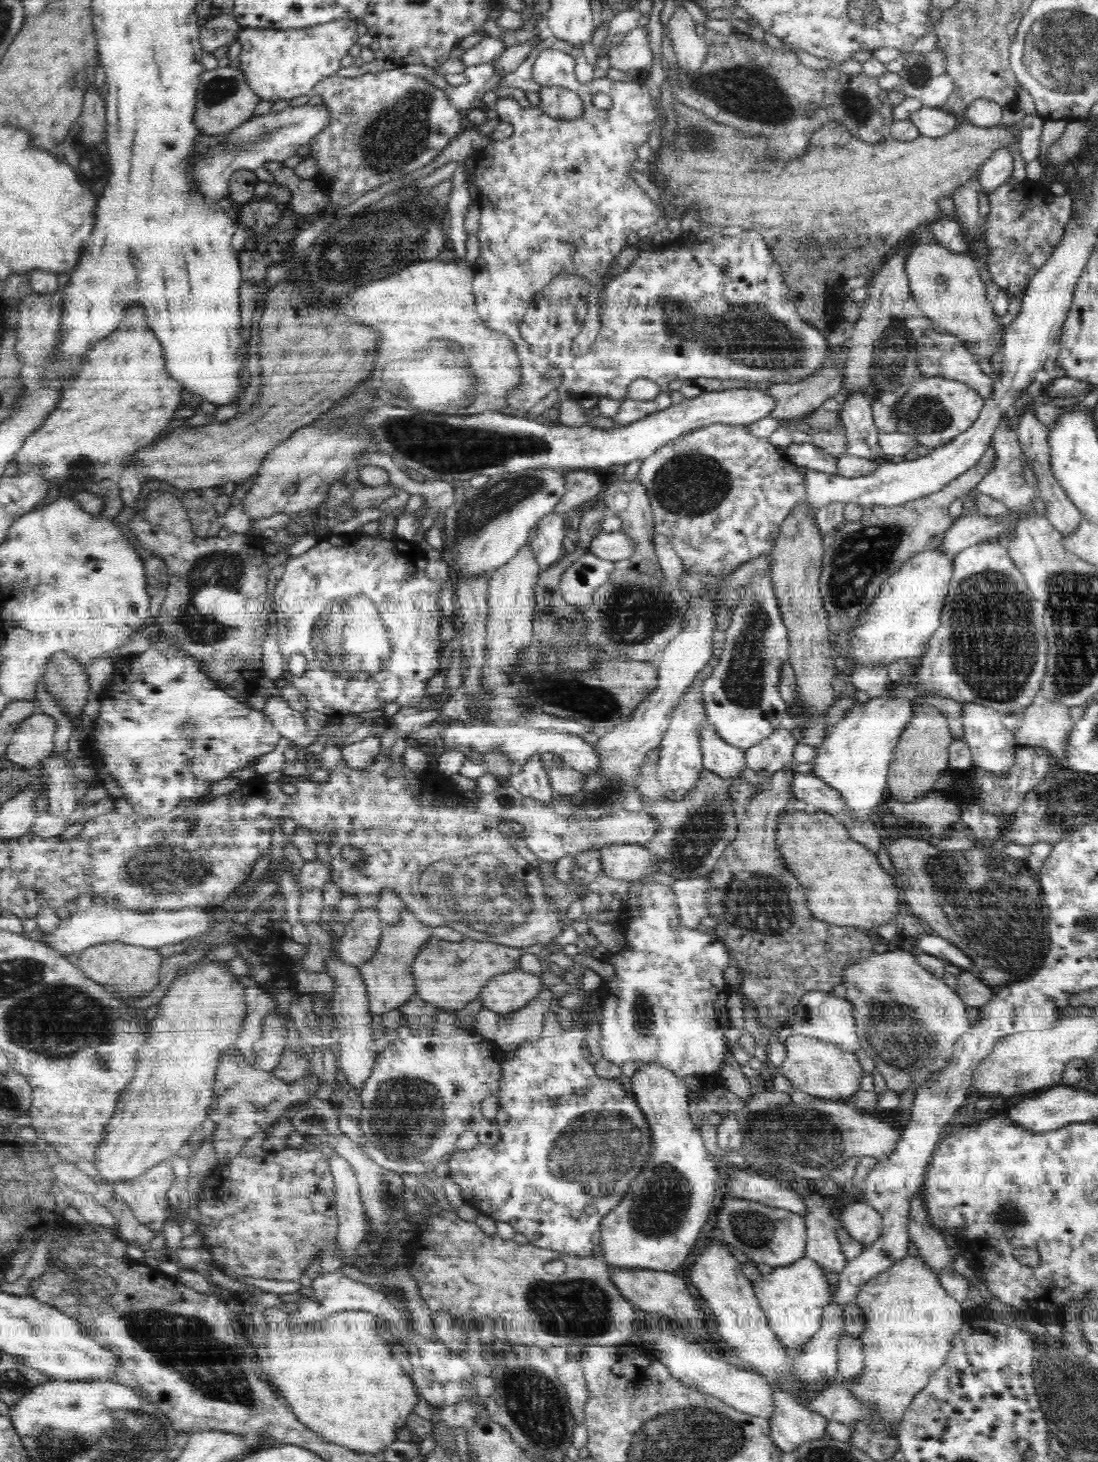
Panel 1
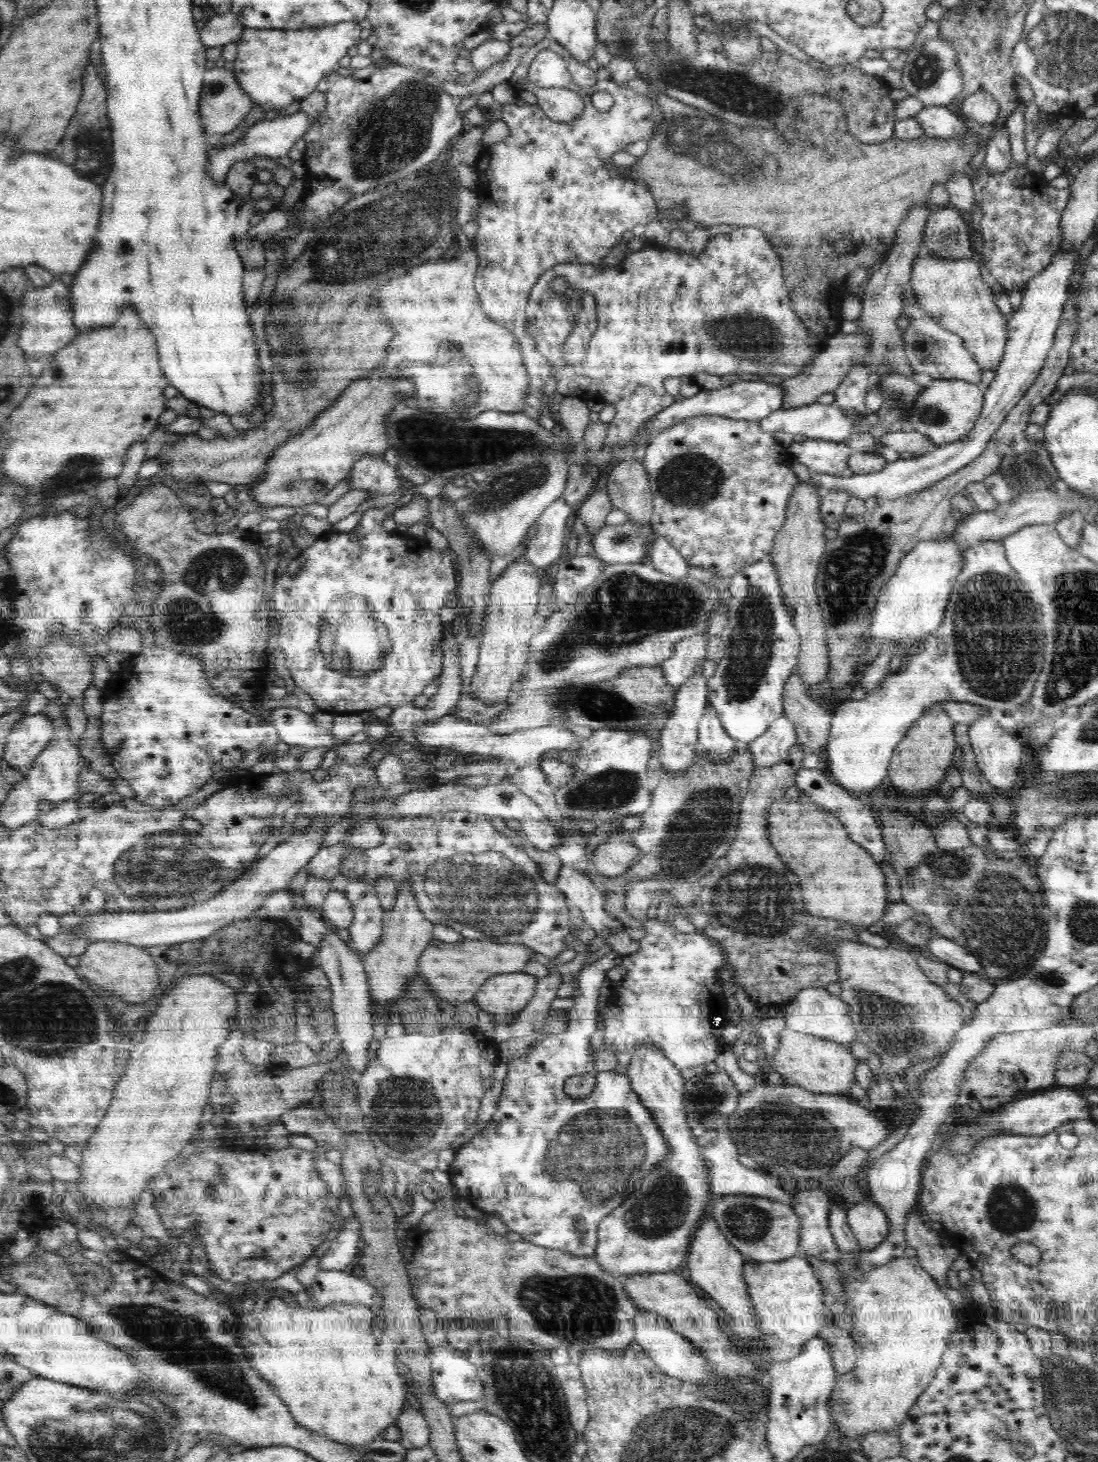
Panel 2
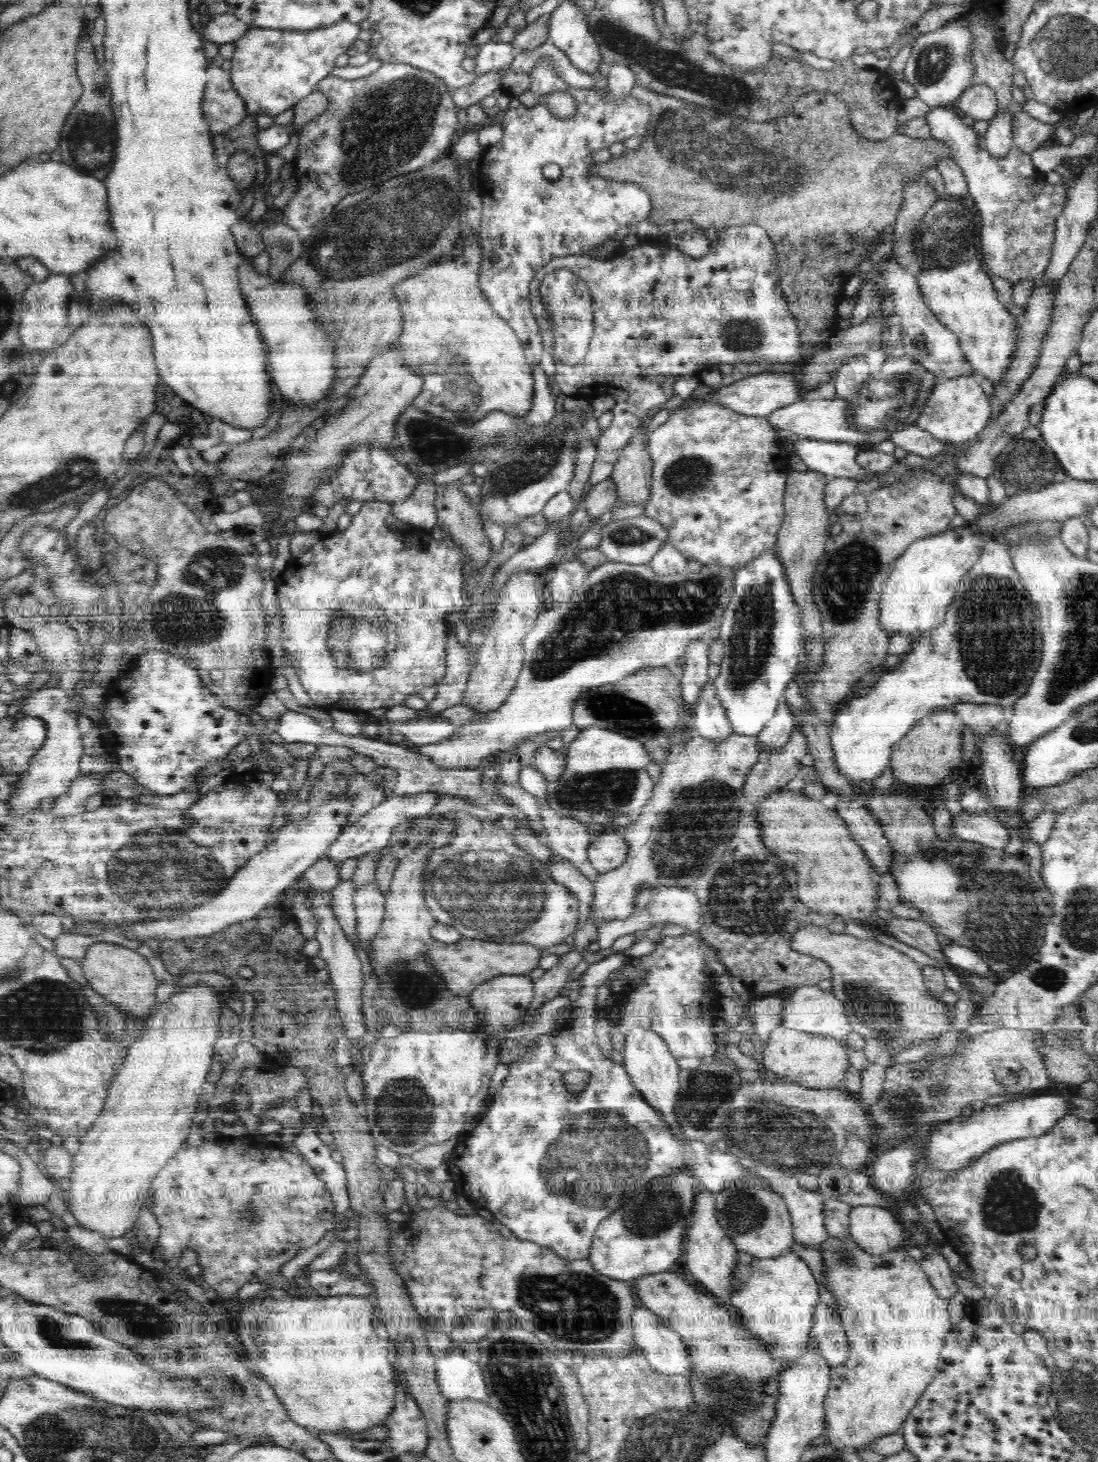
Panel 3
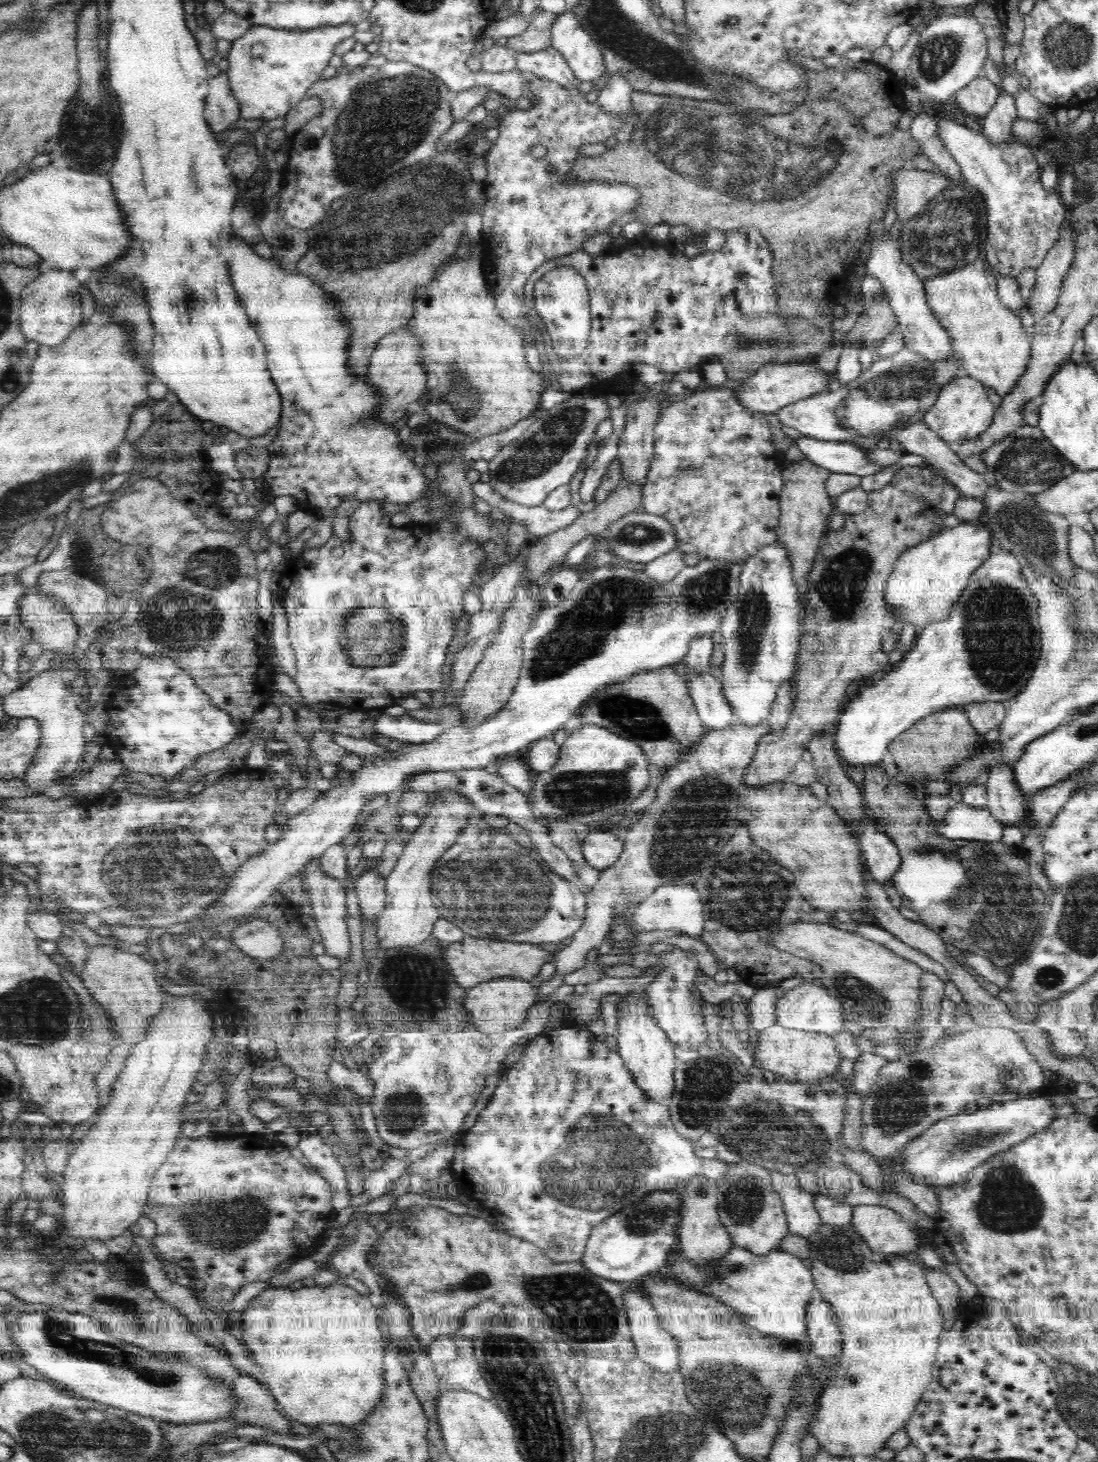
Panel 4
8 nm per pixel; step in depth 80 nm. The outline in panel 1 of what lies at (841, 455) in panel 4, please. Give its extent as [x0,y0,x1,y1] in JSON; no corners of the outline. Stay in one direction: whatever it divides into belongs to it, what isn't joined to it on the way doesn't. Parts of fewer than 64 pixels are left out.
[783,441,838,474]

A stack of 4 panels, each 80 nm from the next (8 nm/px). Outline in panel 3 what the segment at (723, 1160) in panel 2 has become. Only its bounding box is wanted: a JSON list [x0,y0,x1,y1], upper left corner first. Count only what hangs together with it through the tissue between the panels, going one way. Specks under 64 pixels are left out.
[447,954,748,1260]

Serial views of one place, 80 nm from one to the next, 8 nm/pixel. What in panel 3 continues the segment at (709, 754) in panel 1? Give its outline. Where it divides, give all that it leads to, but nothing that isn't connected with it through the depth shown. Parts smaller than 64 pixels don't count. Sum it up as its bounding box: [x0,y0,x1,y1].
[694,680,732,742]

